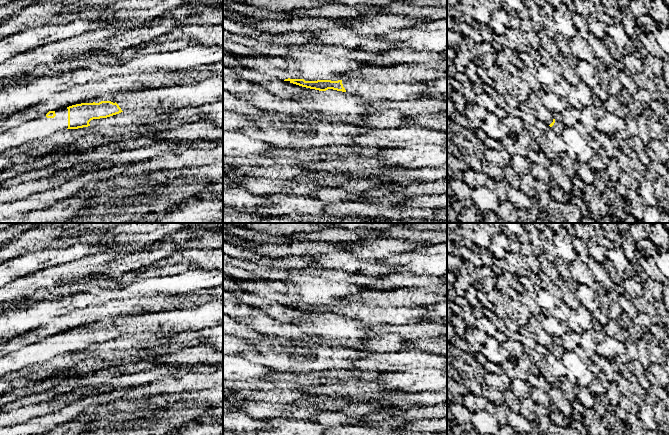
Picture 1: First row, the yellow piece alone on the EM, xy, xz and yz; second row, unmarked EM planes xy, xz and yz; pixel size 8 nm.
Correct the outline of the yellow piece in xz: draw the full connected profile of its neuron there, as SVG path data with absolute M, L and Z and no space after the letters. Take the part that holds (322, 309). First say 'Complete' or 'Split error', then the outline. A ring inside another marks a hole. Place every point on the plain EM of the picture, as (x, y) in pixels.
Split error. M285 303L284 305L319 315L333 313L358 319L368 325L411 325L426 322L427 306L418 307L369 307L366 305L351 304L317 304L305 305L304 303Z

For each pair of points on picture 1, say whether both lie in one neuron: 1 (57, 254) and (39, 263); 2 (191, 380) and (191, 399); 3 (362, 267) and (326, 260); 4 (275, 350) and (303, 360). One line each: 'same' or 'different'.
1: same
2: different
3: same
4: same

